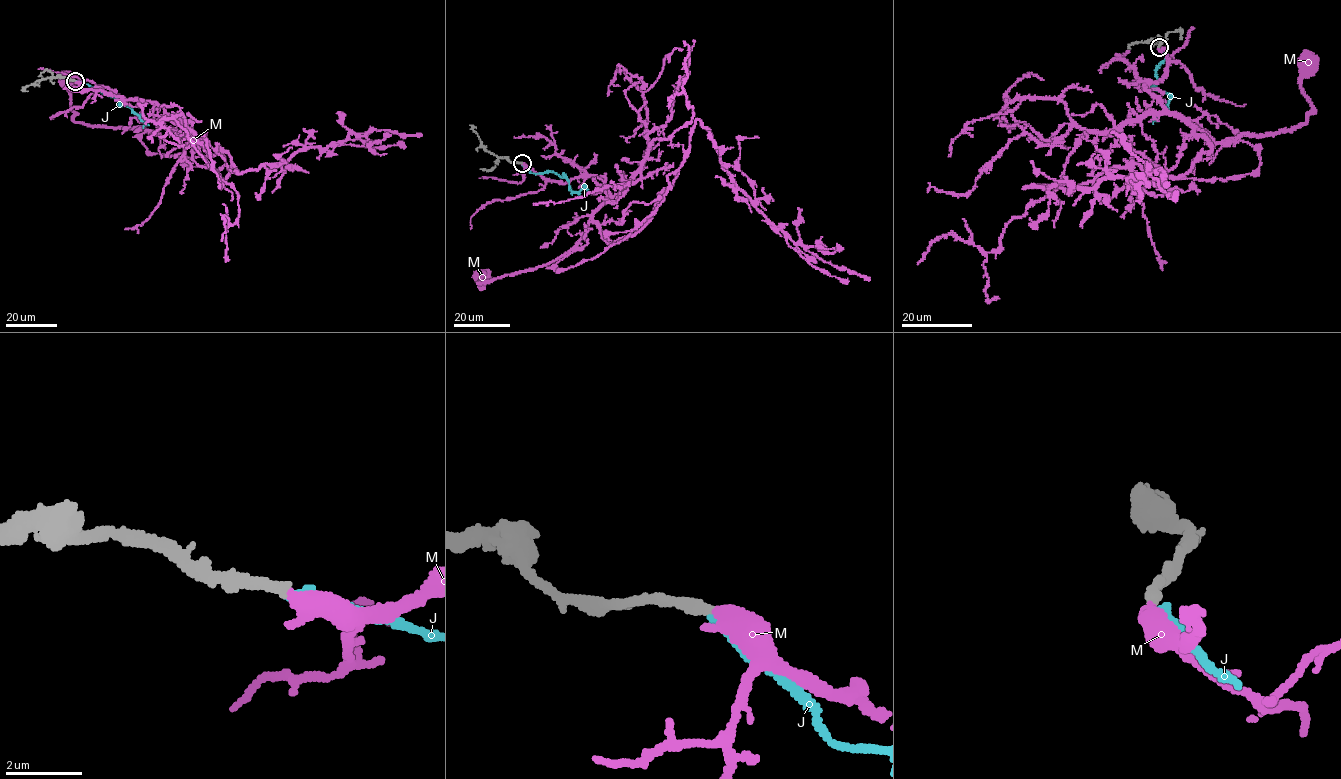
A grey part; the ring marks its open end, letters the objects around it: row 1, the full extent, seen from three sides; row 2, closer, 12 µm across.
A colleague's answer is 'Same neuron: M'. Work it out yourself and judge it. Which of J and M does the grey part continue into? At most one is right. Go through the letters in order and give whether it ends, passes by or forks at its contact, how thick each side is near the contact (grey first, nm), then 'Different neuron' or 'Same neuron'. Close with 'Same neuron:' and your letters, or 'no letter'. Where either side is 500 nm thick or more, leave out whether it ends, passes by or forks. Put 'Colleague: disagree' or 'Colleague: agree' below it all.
J: It ends there. Thickness 320 nm (grey) against 240 nm. Different neuron
M: It ends there. Thickness 320 nm (grey) against 460 nm. Same neuron
Same neuron: M
Colleague: agree

